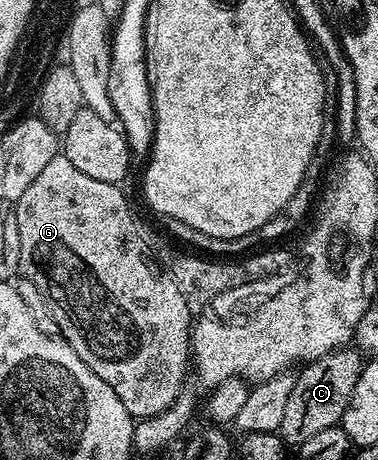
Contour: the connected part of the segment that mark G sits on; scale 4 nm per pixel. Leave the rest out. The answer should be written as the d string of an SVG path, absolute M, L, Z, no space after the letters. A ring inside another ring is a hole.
M63 155L50 159L50 163L42 167L38 179L34 179L34 183L30 183L26 191L22 191L22 199L18 199L16 218L20 240L19 272L26 279L30 279L34 287L38 287L38 291L51 306L50 310L53 319L56 320L59 336L67 341L68 346L78 355L78 359L82 359L82 363L86 363L90 371L94 371L94 375L98 375L98 379L102 379L102 383L106 383L114 391L114 395L122 399L122 407L126 407L130 416L139 419L153 417L166 411L180 396L182 392L180 384L184 381L184 372L187 369L189 372L190 369L190 330L194 324L194 316L192 317L194 309L182 295L178 283L174 283L171 276L161 266L160 270L152 262L152 257L148 254L143 239L140 238L140 229L136 226L135 219L132 218L132 209L128 206L122 190L120 185L102 183L90 175L85 175L83 171L78 171L78 167L74 167L74 163L70 163L70 159L66 159Z

